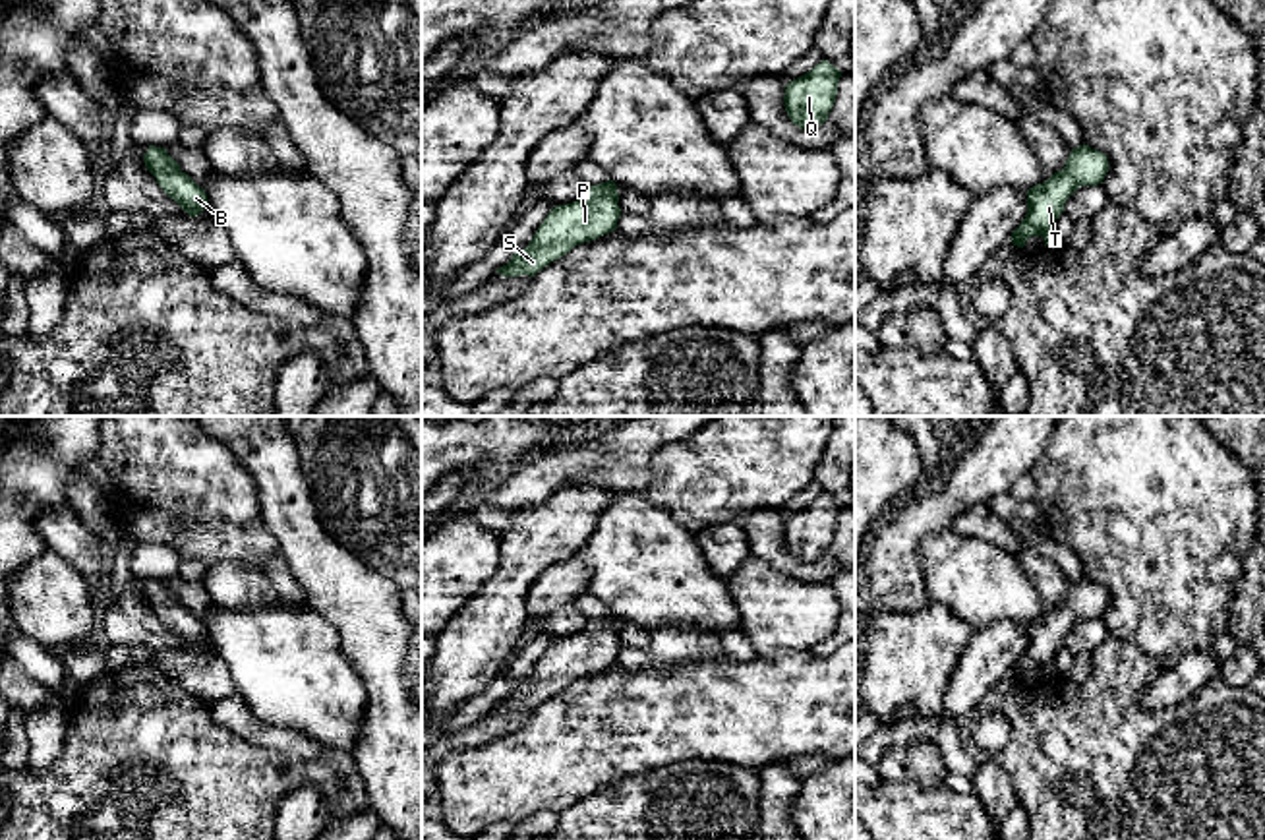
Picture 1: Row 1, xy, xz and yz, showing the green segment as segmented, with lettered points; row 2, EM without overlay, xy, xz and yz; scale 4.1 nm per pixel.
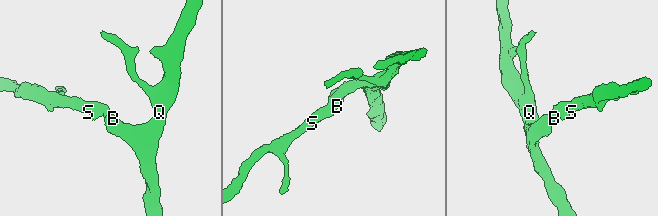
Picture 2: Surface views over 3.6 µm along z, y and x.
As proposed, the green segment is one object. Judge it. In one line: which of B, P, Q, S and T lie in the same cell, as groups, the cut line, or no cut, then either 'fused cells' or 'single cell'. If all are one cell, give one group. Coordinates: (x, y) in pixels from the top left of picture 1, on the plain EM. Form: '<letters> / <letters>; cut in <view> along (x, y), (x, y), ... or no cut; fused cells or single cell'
B P Q S T; no cut; single cell

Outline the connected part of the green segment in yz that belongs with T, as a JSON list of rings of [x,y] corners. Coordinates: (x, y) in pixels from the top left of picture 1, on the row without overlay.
[[[1085,577],[1072,583],[1062,604],[1027,623],[1027,648],[1012,666],[1012,677],[1023,681],[1031,670],[1043,670],[1048,679],[1068,631],[1079,619],[1103,617],[1108,600],[1106,588]]]

